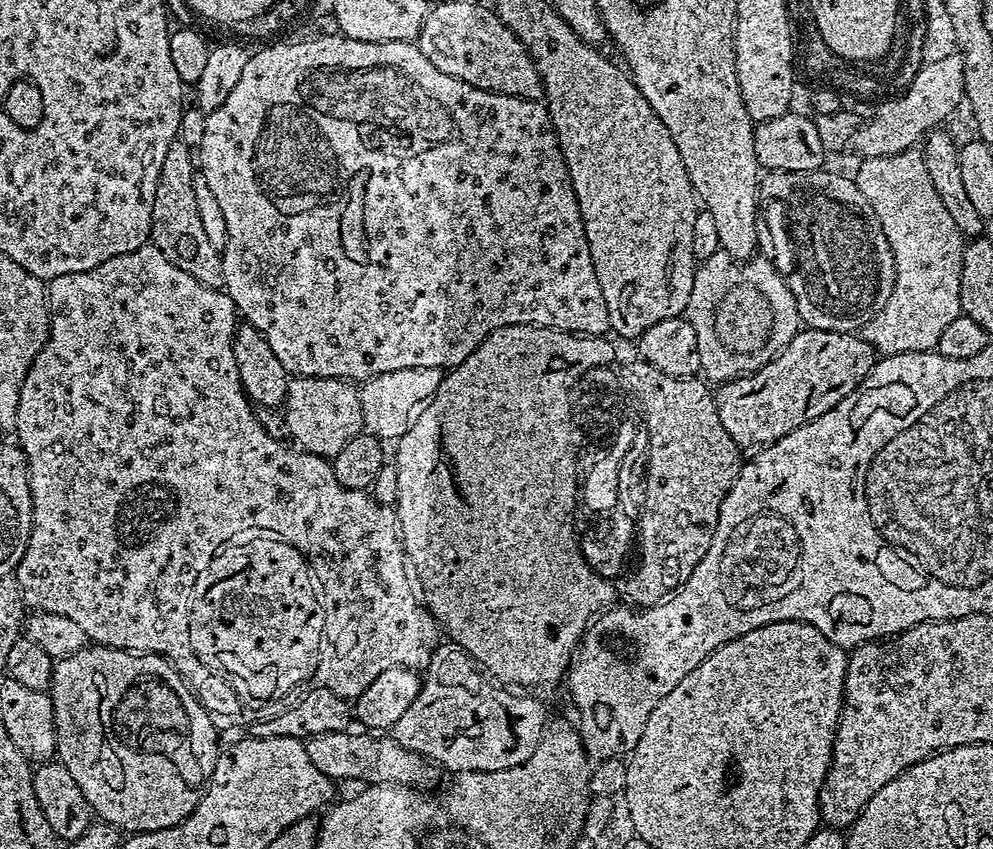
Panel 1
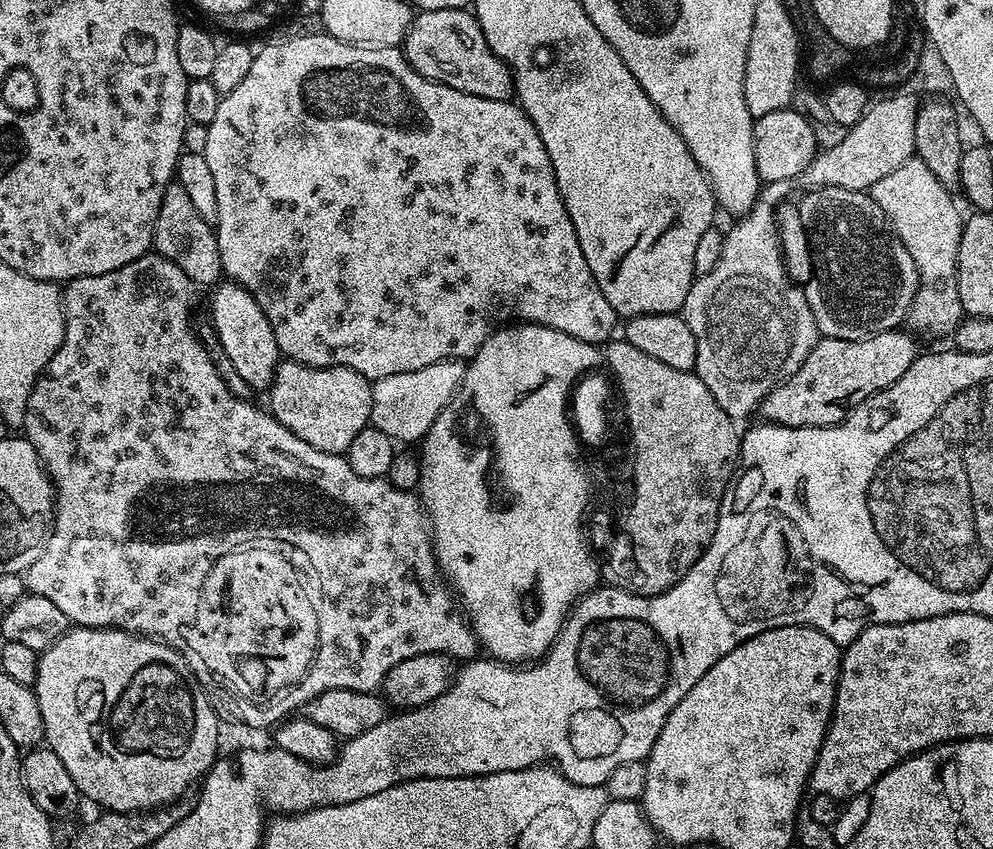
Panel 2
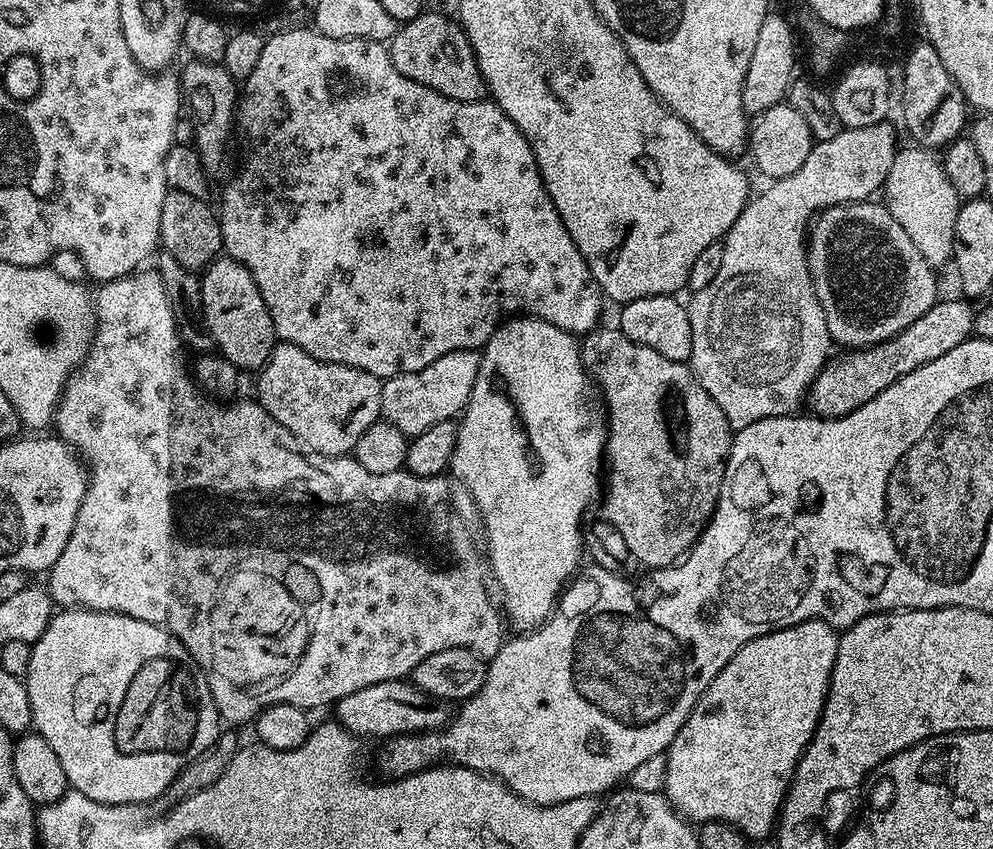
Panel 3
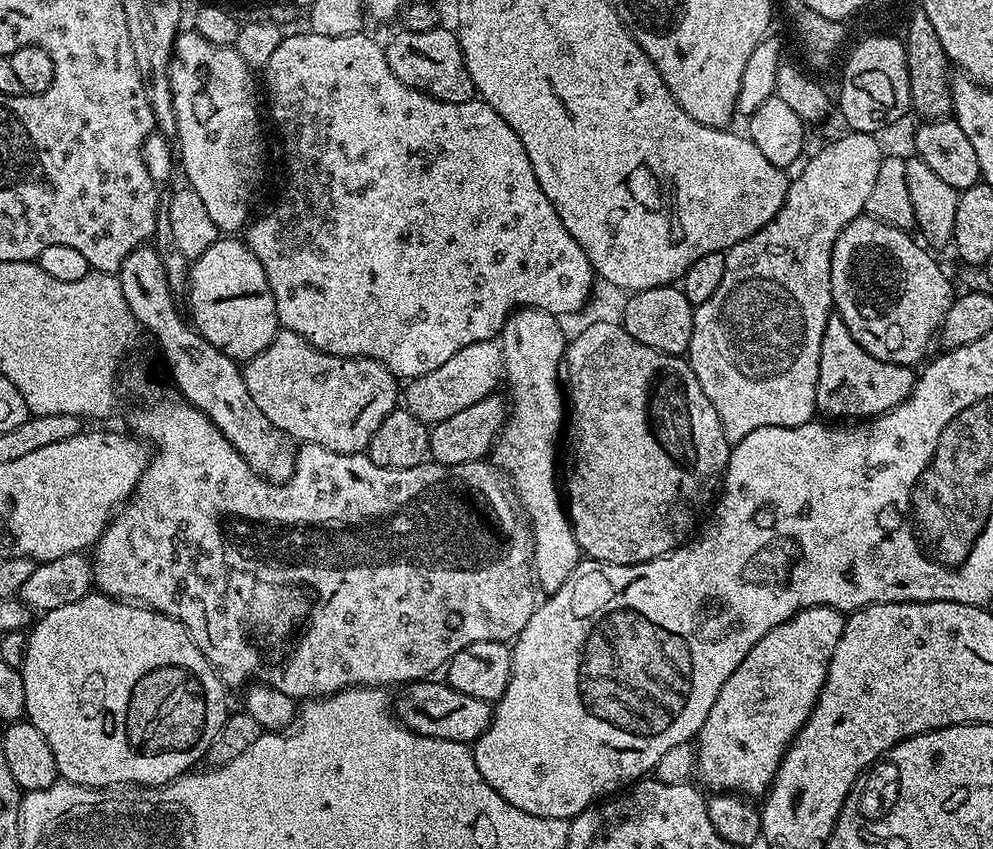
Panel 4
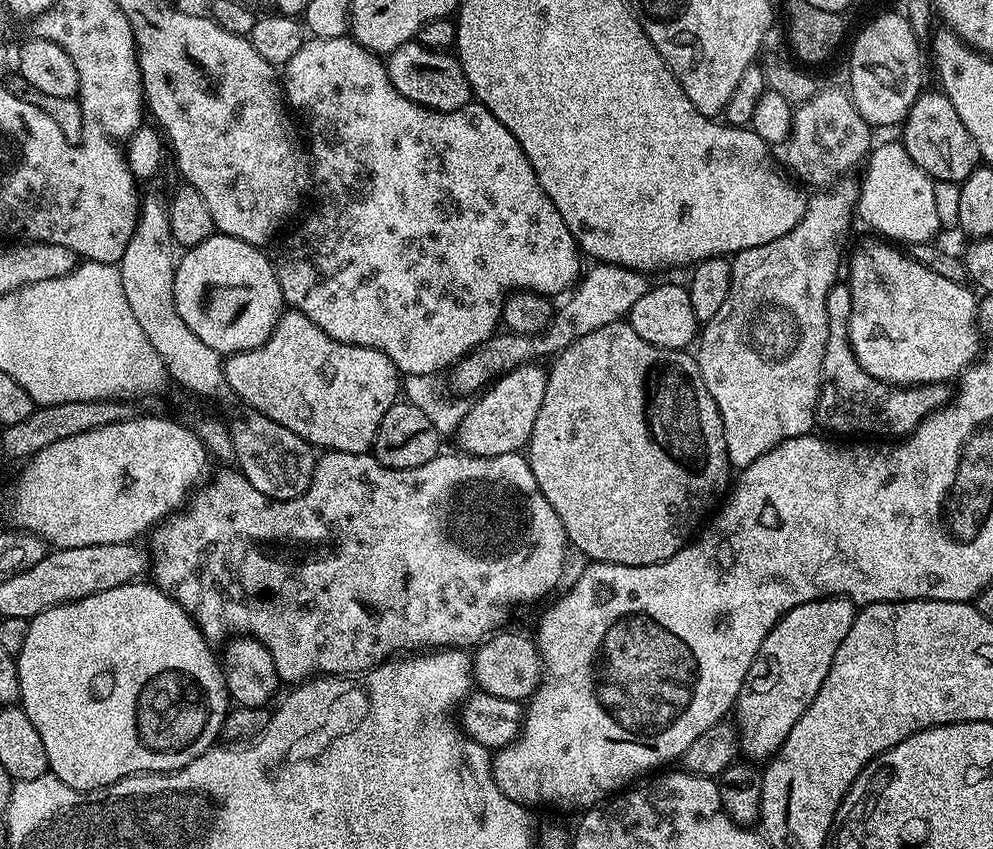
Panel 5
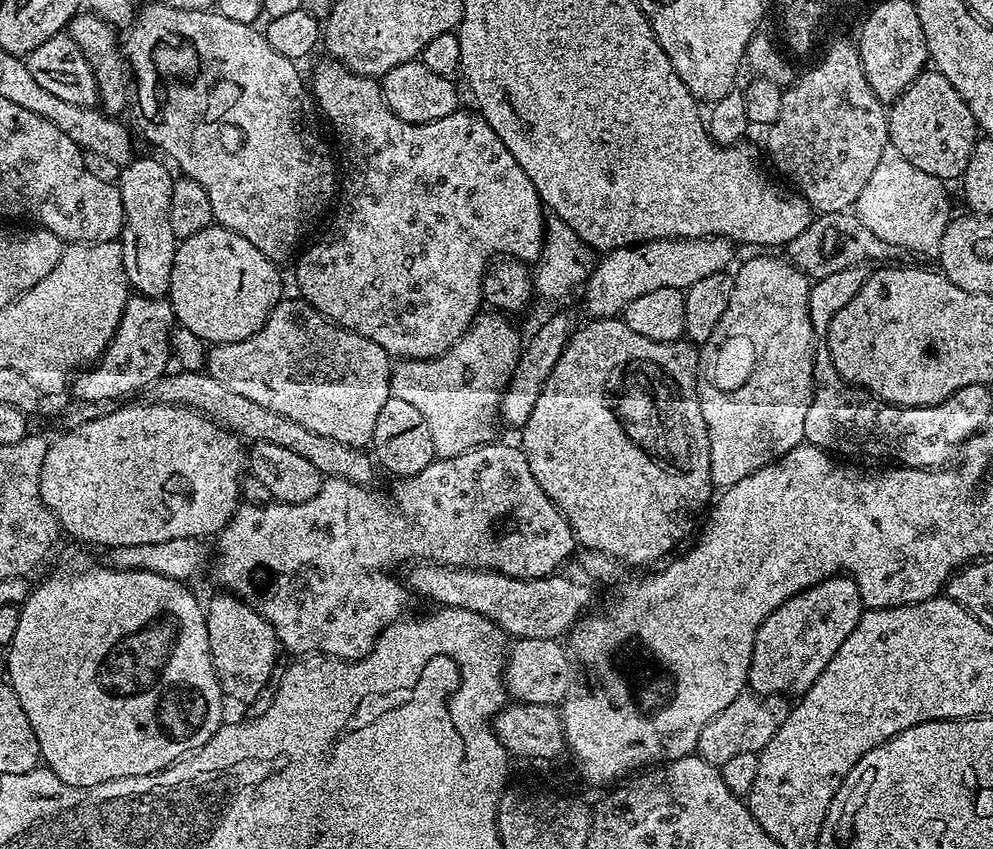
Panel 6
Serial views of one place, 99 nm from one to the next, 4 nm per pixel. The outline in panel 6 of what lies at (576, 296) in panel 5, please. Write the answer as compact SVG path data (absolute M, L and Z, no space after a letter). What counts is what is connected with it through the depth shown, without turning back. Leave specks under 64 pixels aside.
M700 237L696 240L673 238L671 240L652 240L645 244L631 245L627 248L616 248L607 253L596 268L589 273L584 289L584 308L593 319L611 319L623 313L624 308L634 300L653 290L681 289L687 290L694 282L727 271L736 250L733 241L724 237Z

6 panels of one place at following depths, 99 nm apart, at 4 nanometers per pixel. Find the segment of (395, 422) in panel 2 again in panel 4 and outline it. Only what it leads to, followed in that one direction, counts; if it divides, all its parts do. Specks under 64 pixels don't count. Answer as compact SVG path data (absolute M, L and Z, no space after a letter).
M495 341L471 343L444 362L438 370L409 381L402 400L408 412L430 426L491 395L496 390L496 384L499 385L502 375L503 360L499 345Z

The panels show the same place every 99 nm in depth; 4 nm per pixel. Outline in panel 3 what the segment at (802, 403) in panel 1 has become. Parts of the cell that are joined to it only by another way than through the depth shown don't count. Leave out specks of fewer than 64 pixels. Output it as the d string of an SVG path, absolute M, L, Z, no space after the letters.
M937 299L935 306L926 310L926 314L922 314L922 318L918 318L918 322L906 326L906 330L899 332L897 336L890 338L885 344L873 344L870 348L848 350L845 351L845 356L840 356L837 360L836 357L829 359L828 363L816 375L815 382L812 383L810 389L811 411L821 418L849 416L854 409L860 408L866 402L870 402L870 398L874 398L879 392L886 390L886 386L890 386L898 378L910 374L910 370L918 370L918 366L926 366L926 362L934 362L934 358L942 358L942 354L954 350L954 346L969 340L973 335L974 308L973 305L968 305L971 303L967 299L959 299Z

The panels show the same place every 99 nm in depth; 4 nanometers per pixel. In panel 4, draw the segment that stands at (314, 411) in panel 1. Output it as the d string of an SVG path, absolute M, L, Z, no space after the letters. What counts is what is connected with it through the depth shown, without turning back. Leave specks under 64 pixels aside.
M287 330L277 331L275 338L270 342L270 346L266 346L266 350L262 350L262 354L258 354L254 359L247 361L243 365L242 371L246 382L246 390L250 390L250 398L254 398L258 410L262 410L262 414L266 414L266 418L270 418L270 422L274 422L274 426L278 426L278 430L282 430L287 436L291 436L293 441L317 444L331 452L363 453L367 449L370 438L374 438L374 430L378 430L378 426L382 426L386 417L398 407L398 390L396 394L398 378L393 372L386 370L386 366L382 366L376 360L367 360L357 356L326 354L322 350L310 346L310 342L306 342L306 338Z

